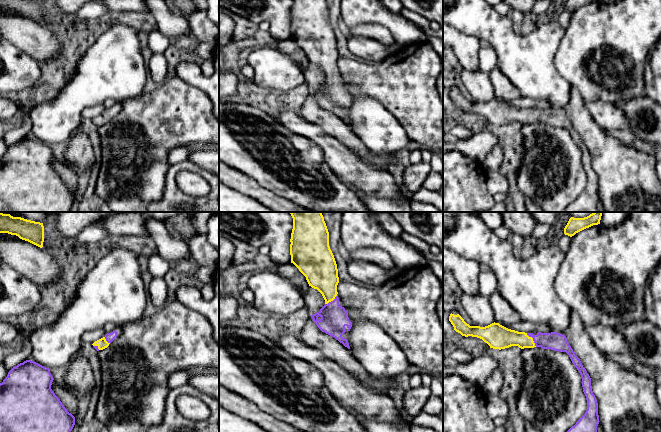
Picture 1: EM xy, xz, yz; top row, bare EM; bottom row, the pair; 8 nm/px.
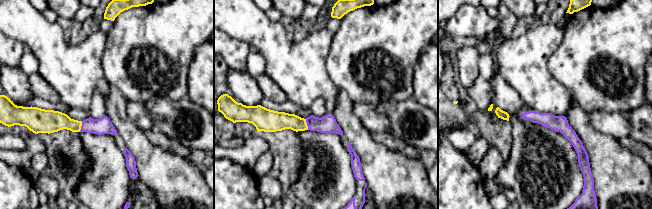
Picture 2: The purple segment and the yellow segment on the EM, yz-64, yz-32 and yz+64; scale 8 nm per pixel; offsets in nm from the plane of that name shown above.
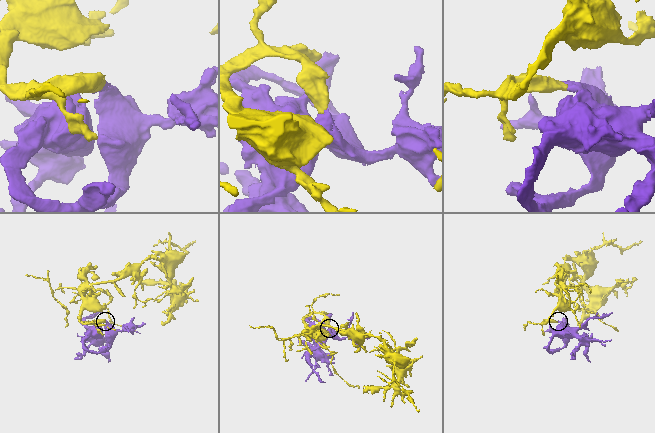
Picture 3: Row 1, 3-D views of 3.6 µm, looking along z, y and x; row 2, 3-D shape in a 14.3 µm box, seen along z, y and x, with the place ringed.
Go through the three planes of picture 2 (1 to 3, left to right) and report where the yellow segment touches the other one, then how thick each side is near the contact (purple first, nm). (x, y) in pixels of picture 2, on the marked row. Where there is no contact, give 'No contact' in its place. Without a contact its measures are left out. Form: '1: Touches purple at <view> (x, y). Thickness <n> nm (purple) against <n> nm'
1: Touches purple at yz-64 (81, 126). Thickness 130 nm (purple) against 180 nm
2: Touches purple at yz-32 (307, 124). Thickness 140 nm (purple) against 160 nm
3: No contact

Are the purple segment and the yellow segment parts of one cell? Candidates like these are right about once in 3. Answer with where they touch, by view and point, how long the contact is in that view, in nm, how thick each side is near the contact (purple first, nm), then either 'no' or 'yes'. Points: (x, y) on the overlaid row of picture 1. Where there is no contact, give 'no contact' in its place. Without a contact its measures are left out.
meets purple in yz at (533, 339); contact 140 nm long; 140 nm thick on the purple side, 170 nm on the other; yes

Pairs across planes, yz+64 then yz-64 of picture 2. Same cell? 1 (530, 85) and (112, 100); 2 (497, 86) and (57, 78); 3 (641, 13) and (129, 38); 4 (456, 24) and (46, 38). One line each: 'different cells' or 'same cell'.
1: different cells
2: different cells
3: same cell
4: same cell

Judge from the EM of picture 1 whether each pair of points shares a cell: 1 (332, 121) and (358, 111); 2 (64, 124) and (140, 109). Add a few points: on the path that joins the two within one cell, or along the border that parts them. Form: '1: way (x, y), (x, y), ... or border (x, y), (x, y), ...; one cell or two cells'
1: border (348, 125), (363, 143); two cells
2: border (141, 93), (135, 97), (128, 97), (120, 103); two cells

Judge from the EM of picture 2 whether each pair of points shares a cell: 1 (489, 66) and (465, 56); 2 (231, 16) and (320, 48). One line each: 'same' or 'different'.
1: different
2: same

